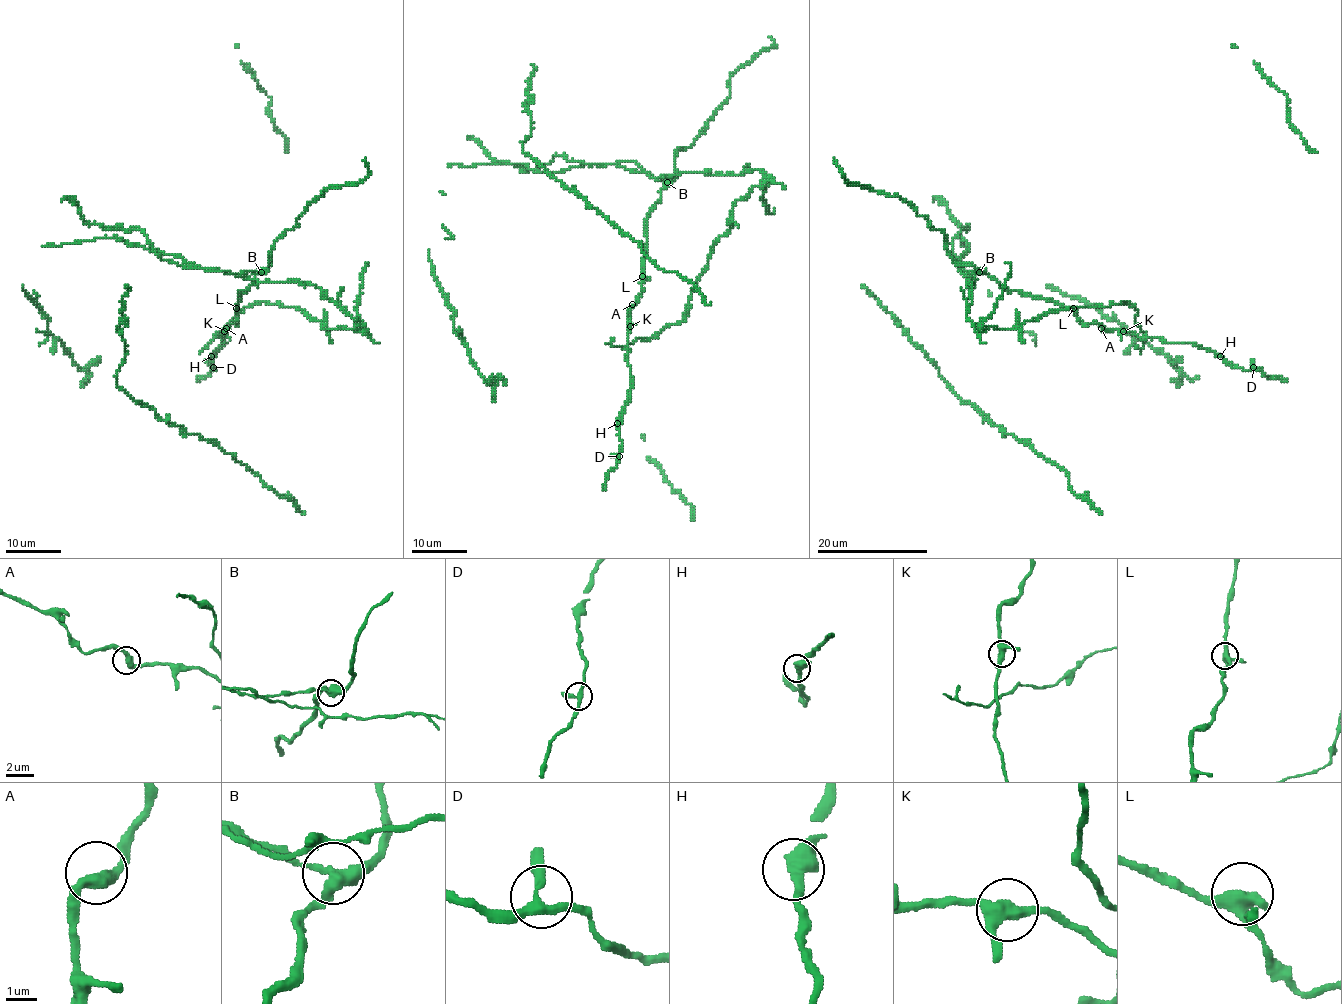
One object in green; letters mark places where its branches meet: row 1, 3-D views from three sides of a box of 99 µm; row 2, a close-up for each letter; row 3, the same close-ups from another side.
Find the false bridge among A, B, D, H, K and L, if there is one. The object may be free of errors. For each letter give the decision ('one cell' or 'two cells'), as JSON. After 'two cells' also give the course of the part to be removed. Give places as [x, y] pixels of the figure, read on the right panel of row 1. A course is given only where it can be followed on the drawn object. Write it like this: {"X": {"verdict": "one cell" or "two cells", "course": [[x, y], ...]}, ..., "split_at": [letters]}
{"A": {"verdict": "one cell"}, "B": {"verdict": "two cells"}, "D": {"verdict": "one cell"}, "H": {"verdict": "one cell"}, "K": {"verdict": "one cell"}, "L": {"verdict": "one cell"}, "split_at": ["B"]}

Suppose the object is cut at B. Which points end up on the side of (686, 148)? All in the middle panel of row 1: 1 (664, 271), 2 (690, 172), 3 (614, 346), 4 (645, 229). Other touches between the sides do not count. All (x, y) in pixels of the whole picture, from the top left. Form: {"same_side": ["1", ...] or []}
{"same_side": ["4"]}

